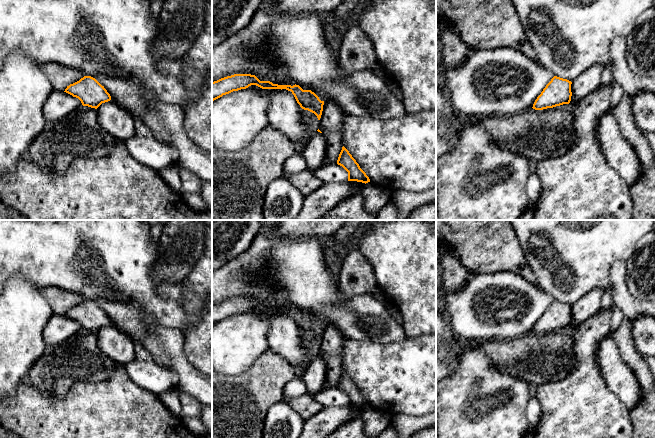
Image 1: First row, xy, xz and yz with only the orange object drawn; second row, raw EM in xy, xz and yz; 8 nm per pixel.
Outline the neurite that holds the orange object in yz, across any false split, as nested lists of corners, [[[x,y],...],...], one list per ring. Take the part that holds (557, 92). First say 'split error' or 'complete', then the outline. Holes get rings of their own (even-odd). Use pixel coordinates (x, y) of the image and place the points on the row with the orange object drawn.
complete; [[[554,76],[537,97],[532,108],[543,110],[569,104],[572,96],[571,84],[567,79]]]

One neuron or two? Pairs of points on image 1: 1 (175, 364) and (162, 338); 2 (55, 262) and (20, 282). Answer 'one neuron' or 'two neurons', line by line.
1: one neuron
2: two neurons

